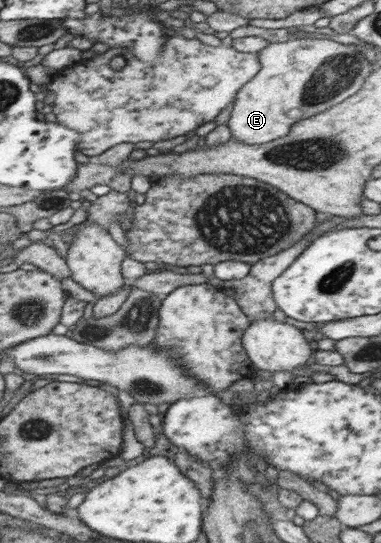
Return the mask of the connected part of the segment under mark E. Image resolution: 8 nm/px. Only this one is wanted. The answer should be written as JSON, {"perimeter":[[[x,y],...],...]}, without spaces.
{"perimeter":[[[293,38],[286,42],[269,43],[257,52],[259,71],[235,95],[235,103],[225,122],[231,139],[252,145],[267,144],[283,138],[291,125],[316,113],[290,113],[302,107],[304,83],[312,79],[314,71],[328,59],[350,55],[352,45],[340,45],[328,39]]]}

